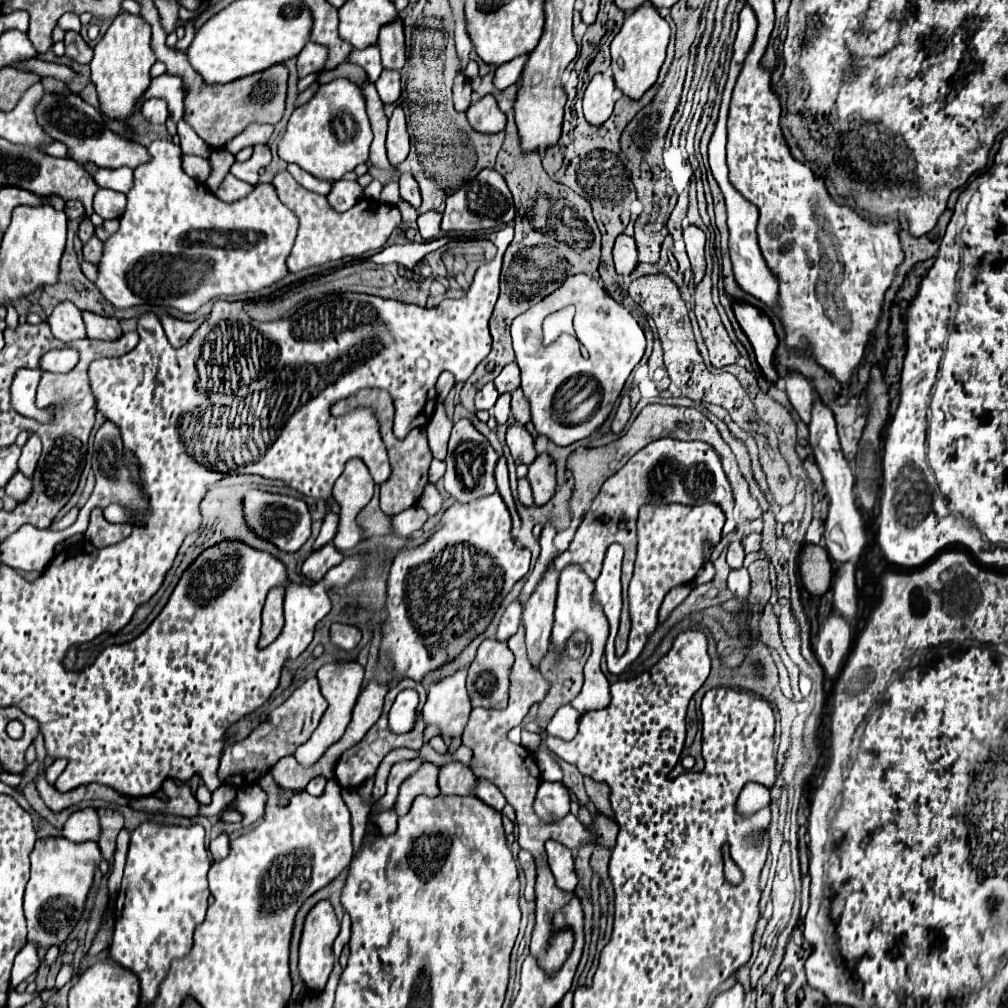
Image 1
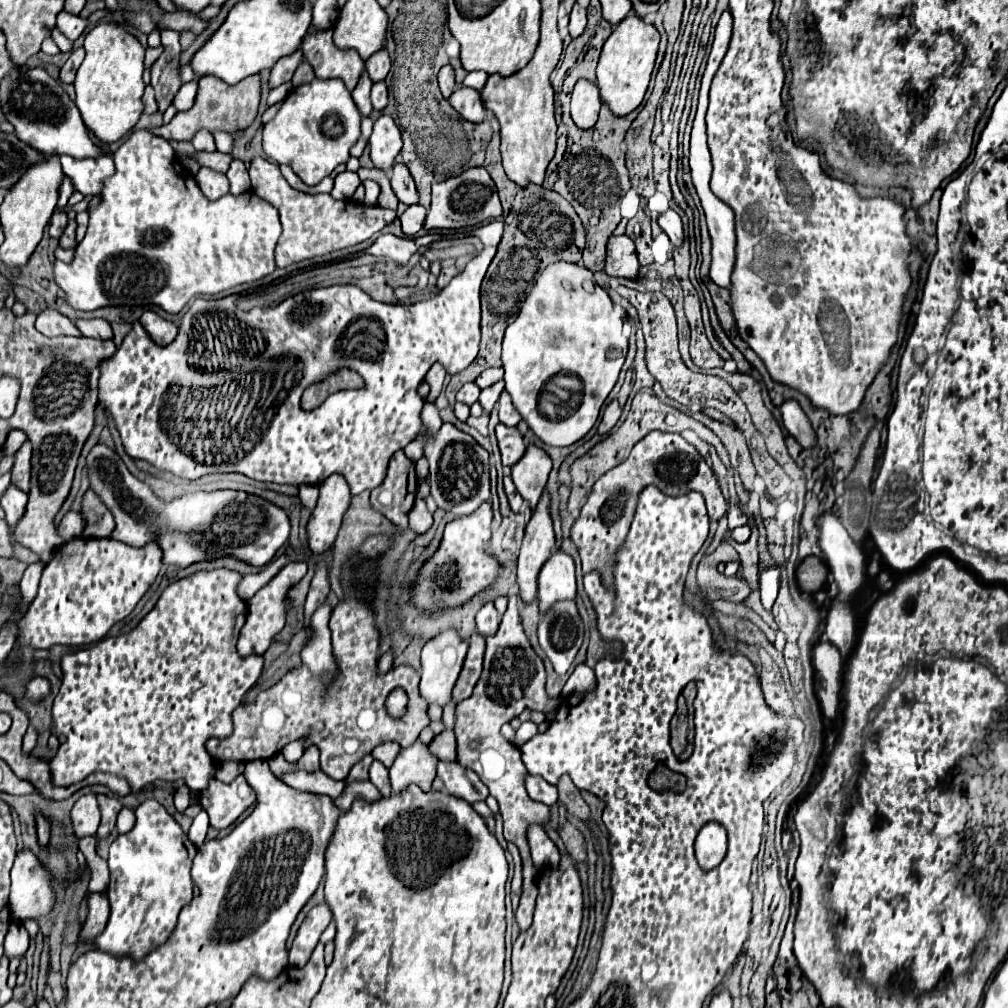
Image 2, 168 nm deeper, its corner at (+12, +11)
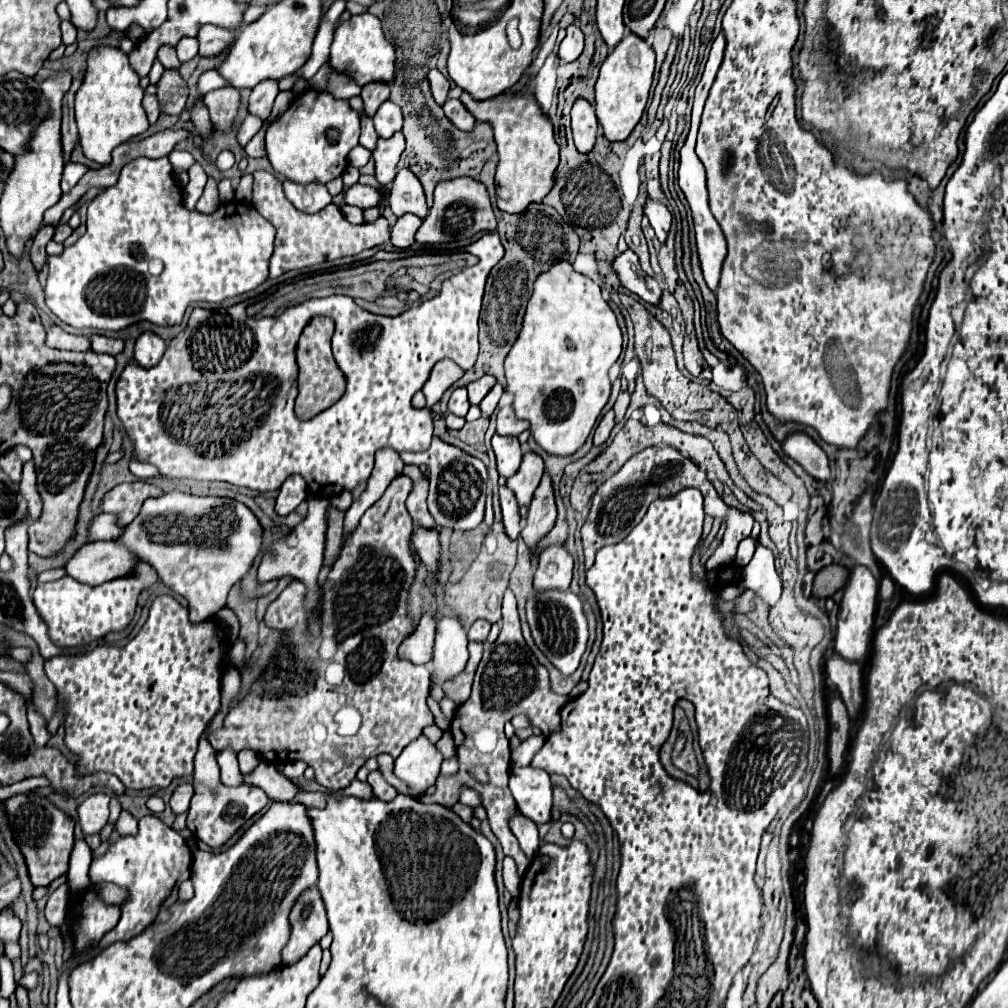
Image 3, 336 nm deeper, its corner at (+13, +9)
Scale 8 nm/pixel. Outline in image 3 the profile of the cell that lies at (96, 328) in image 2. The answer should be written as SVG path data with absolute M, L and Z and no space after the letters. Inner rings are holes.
M92 334L90 342L92 342L94 352L104 352L104 354L112 354L112 356L122 352L122 348L124 348L124 340L108 338L108 336L100 336L100 334Z

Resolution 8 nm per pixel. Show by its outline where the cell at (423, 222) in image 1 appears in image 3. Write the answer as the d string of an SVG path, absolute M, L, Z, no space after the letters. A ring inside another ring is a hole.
M404 214L398 218L398 222L392 226L392 238L390 242L396 248L410 248L414 244L414 234L420 228L422 220L414 214Z

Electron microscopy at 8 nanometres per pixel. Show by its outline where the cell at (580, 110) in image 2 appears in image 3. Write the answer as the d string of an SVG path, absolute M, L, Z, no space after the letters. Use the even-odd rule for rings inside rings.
M578 98L572 106L572 134L574 144L580 152L590 152L596 140L598 118L594 112L594 104L584 98Z

